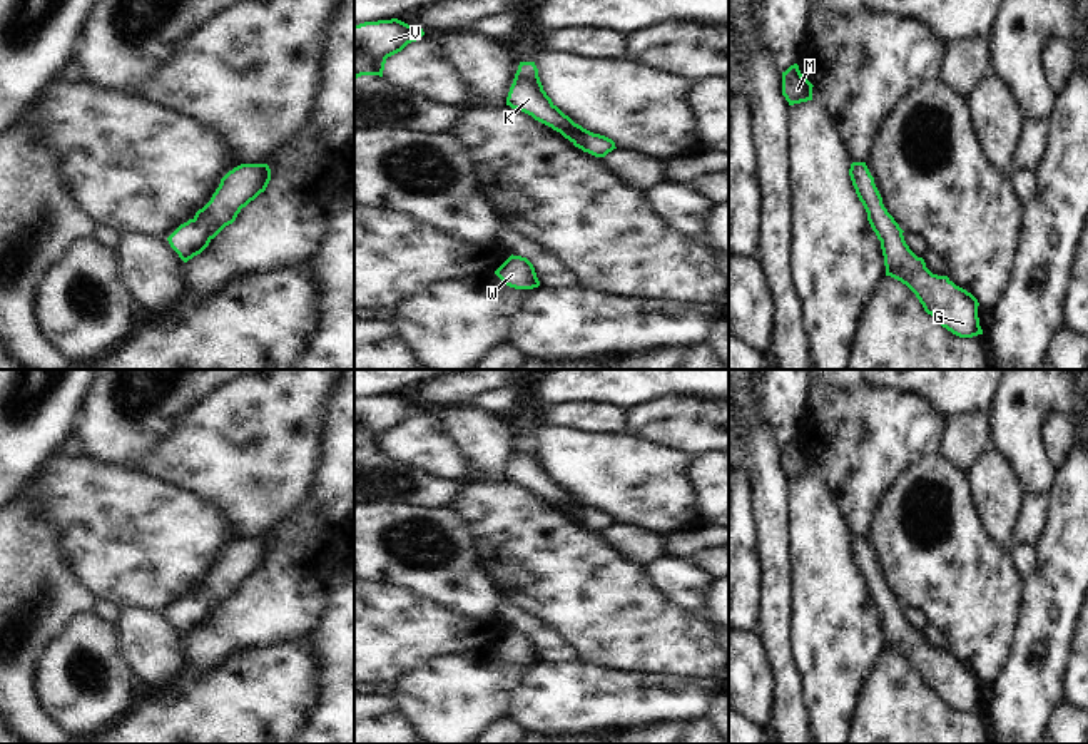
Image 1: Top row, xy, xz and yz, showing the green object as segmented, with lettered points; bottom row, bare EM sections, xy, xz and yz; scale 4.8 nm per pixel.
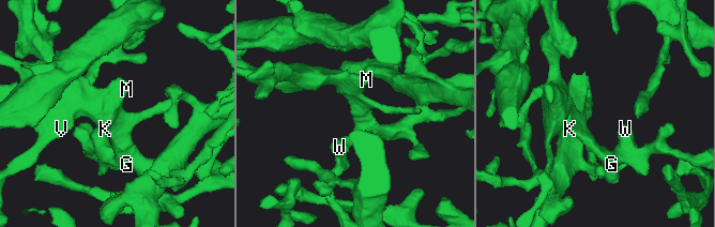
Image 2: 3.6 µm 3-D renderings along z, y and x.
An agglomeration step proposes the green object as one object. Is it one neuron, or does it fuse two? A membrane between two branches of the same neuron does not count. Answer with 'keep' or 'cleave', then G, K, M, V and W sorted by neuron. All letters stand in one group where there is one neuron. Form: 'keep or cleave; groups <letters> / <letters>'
keep; groups G K M V W

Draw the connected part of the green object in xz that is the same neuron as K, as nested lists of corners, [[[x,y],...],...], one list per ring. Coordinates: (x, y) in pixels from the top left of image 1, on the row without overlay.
[[[520,436],[510,461],[506,480],[518,483],[535,495],[552,502],[568,513],[575,522],[595,532],[605,532],[615,522],[615,517],[605,510],[593,508],[575,498],[547,470],[538,451],[535,436]]]

